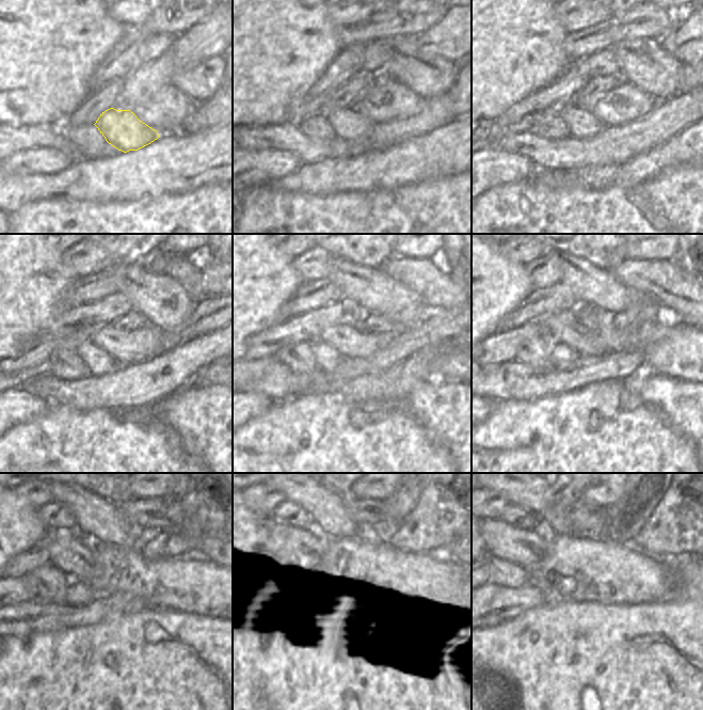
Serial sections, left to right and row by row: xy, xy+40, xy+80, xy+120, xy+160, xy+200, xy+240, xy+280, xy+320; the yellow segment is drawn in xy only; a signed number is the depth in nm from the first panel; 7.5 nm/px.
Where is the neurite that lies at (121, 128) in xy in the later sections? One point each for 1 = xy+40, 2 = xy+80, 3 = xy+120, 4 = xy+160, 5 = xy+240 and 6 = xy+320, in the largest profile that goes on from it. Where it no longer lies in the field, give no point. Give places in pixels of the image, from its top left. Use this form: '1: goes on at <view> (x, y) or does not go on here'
1: goes on at xy+40 (350, 125)
2: goes on at xy+80 (580, 123)
3: goes on at xy+120 (98, 362)
4: goes on at xy+160 (328, 358)
5: goes on at xy+240 (78, 593)
6: goes on at xy+320 (493, 604)

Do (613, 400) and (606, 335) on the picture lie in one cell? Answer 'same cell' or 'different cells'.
different cells

